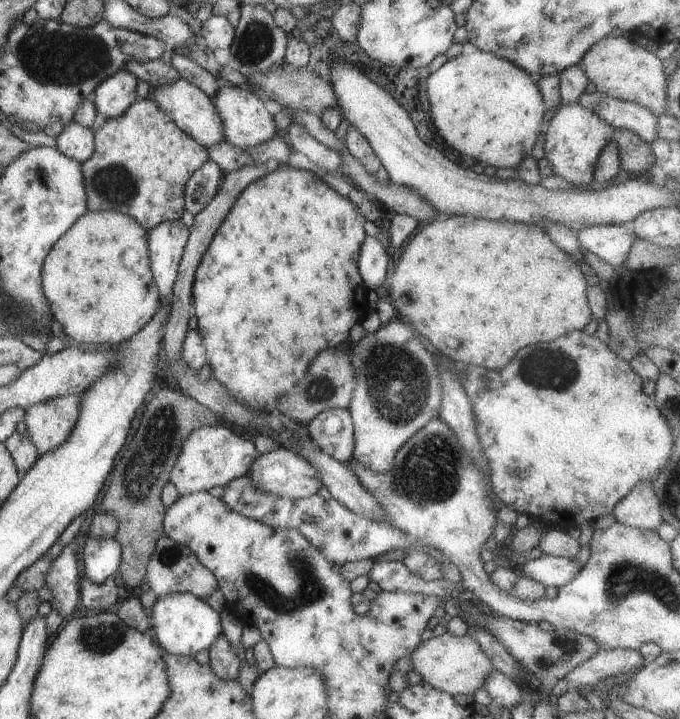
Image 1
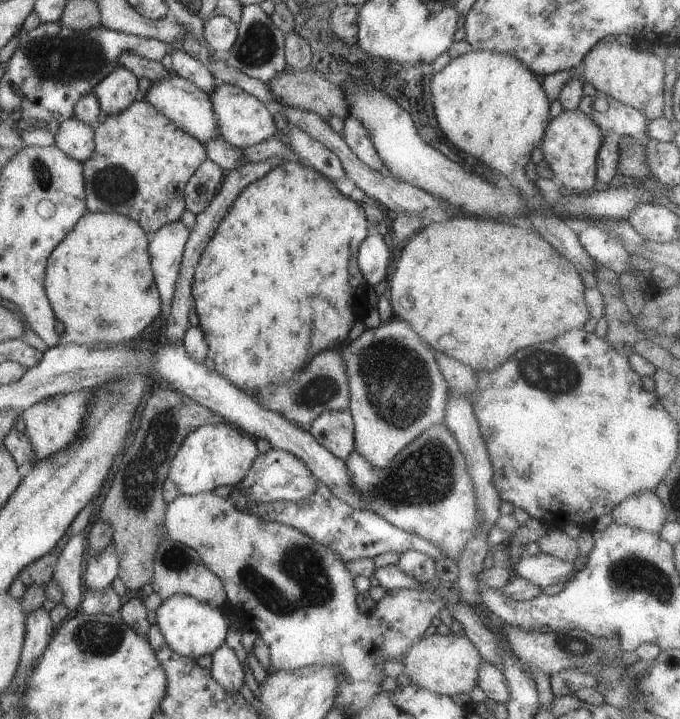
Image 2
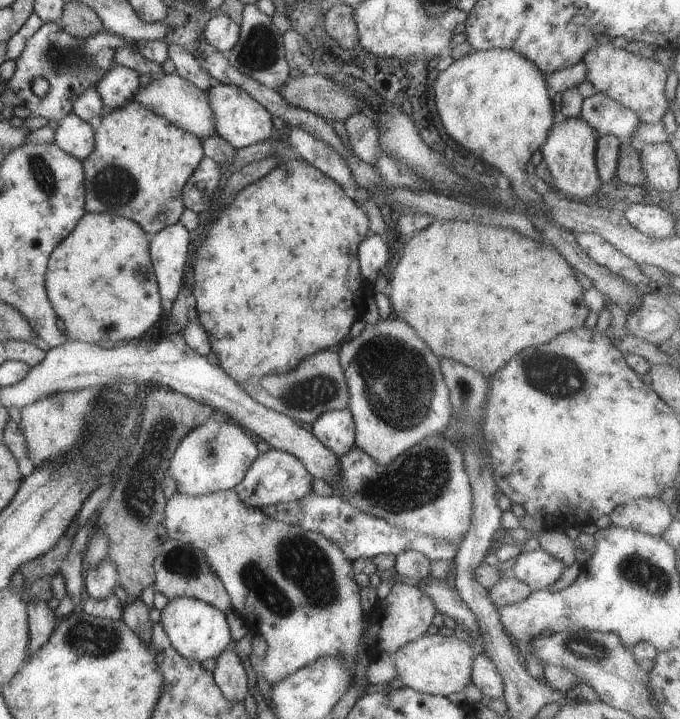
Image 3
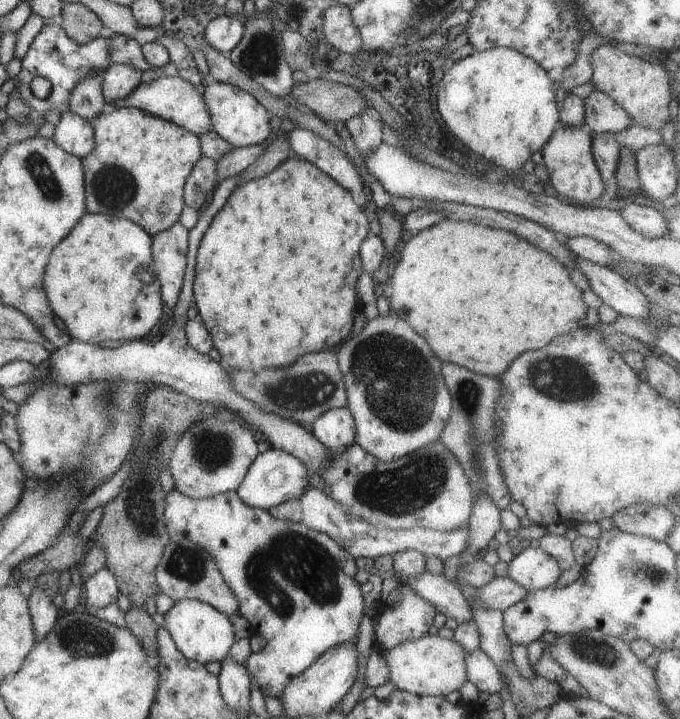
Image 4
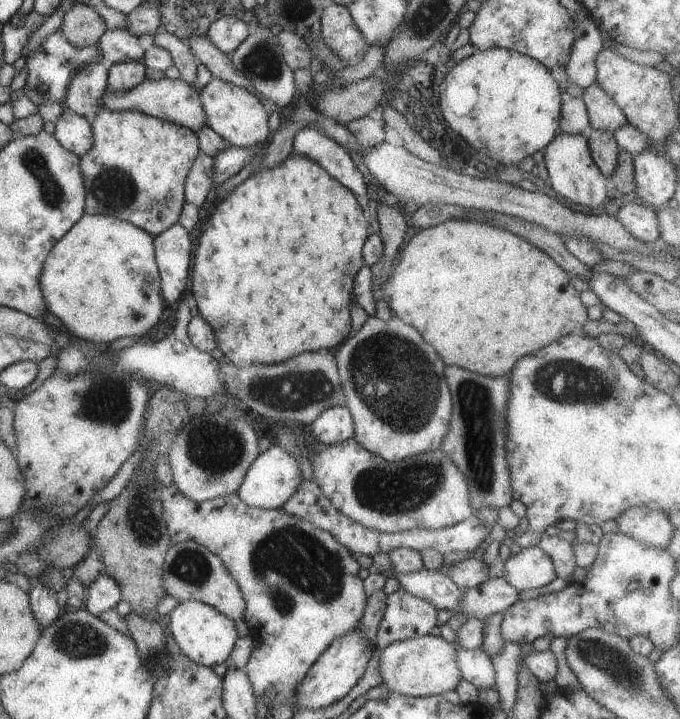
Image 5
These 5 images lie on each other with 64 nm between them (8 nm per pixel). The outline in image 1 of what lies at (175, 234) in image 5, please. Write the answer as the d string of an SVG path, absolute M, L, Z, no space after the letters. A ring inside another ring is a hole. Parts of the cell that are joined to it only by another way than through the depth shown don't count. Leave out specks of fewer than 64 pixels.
M181 220L164 221L147 233L150 270L161 302L166 302L166 306L172 302L173 286L189 234L190 229Z

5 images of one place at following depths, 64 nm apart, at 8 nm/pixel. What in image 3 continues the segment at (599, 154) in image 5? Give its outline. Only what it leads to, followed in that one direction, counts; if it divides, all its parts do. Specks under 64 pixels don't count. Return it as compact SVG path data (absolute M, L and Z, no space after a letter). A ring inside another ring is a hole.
M598 135L595 160L602 183L609 183L617 176L622 139L613 135Z

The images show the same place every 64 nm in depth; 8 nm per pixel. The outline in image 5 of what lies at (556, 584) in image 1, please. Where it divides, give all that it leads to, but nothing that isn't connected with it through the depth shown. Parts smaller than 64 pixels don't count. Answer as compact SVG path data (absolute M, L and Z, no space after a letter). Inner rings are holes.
M538 546L511 554L503 566L505 580L520 592L547 586L557 578L554 562Z

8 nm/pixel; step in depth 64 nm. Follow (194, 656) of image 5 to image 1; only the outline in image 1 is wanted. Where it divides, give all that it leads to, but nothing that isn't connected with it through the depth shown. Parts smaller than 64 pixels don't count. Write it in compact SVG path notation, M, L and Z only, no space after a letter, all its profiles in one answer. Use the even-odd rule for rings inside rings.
M174 592L157 597L152 606L150 626L158 646L168 654L176 656L193 656L208 651L208 648L222 636L222 618L201 598L190 593Z

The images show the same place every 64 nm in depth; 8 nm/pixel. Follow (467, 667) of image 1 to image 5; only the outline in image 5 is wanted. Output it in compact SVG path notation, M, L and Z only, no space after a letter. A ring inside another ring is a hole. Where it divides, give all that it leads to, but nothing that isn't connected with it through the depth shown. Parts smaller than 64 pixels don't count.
M425 635L414 637L404 641L395 641L388 646L383 646L379 655L378 670L382 677L381 686L386 686L389 693L408 697L430 697L433 695L444 695L454 691L462 678L458 669L456 654L458 644L447 642L442 637Z

